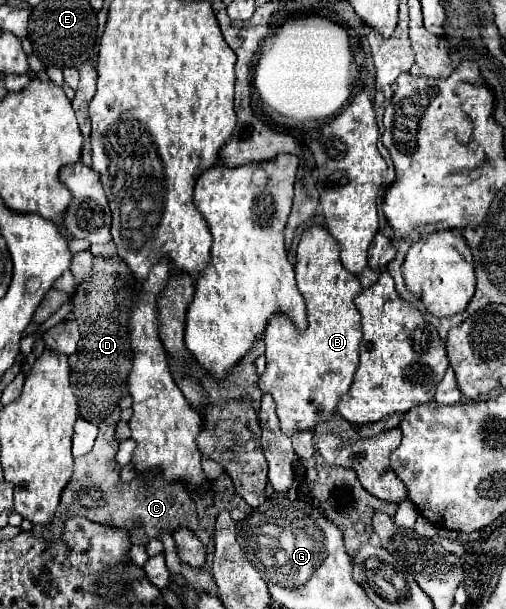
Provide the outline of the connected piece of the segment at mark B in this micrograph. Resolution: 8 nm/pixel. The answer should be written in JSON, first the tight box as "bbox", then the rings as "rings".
{"bbox":[258,227,362,437],"rings":[[[310,227],[304,231],[298,251],[296,251],[296,283],[298,289],[304,295],[306,303],[306,315],[308,315],[308,329],[304,333],[298,333],[284,315],[272,315],[268,321],[264,343],[266,343],[266,369],[258,381],[262,391],[268,391],[276,401],[276,413],[280,419],[280,427],[284,435],[292,437],[298,431],[312,431],[318,423],[328,421],[340,397],[350,389],[350,383],[354,379],[356,367],[358,367],[358,349],[362,341],[362,323],[360,313],[354,307],[354,297],[360,295],[362,285],[360,281],[342,267],[340,263],[340,247],[334,241],[334,237],[324,227]]]}

